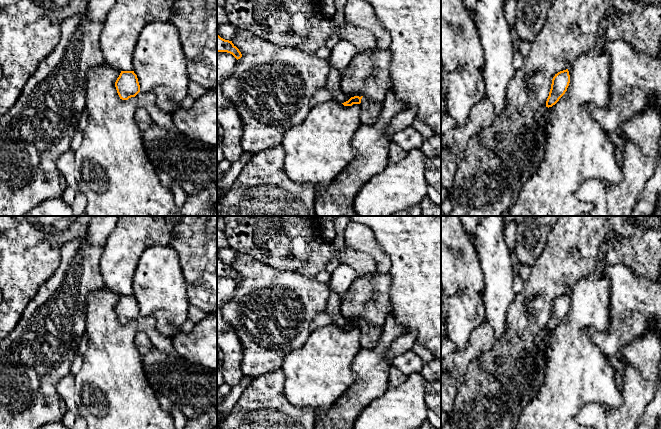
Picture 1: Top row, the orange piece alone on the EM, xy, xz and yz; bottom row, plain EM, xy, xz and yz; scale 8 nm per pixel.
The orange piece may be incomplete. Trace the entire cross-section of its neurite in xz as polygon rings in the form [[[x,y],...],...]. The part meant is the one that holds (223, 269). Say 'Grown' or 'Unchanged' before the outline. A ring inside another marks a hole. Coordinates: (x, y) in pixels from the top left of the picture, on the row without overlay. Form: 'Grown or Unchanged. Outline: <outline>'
Unchanged. Outline: [[[217,258],[217,276],[227,276],[232,278],[237,284],[242,281],[239,273],[232,267],[232,265],[225,264]]]

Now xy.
Grown. Outline: [[[121,295],[115,311],[120,323],[128,324],[135,321],[137,330],[144,332],[155,348],[168,355],[178,355],[173,346],[172,337],[163,336],[157,330],[155,319],[152,316],[140,315],[138,302],[134,295]]]

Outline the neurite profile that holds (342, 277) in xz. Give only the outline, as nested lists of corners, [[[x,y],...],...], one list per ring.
[[[340,264],[332,273],[328,285],[332,292],[342,296],[358,277],[358,273],[351,266]]]

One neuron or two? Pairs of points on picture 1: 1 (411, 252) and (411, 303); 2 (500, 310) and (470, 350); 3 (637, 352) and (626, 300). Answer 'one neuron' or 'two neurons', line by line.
1: one neuron
2: two neurons
3: two neurons

